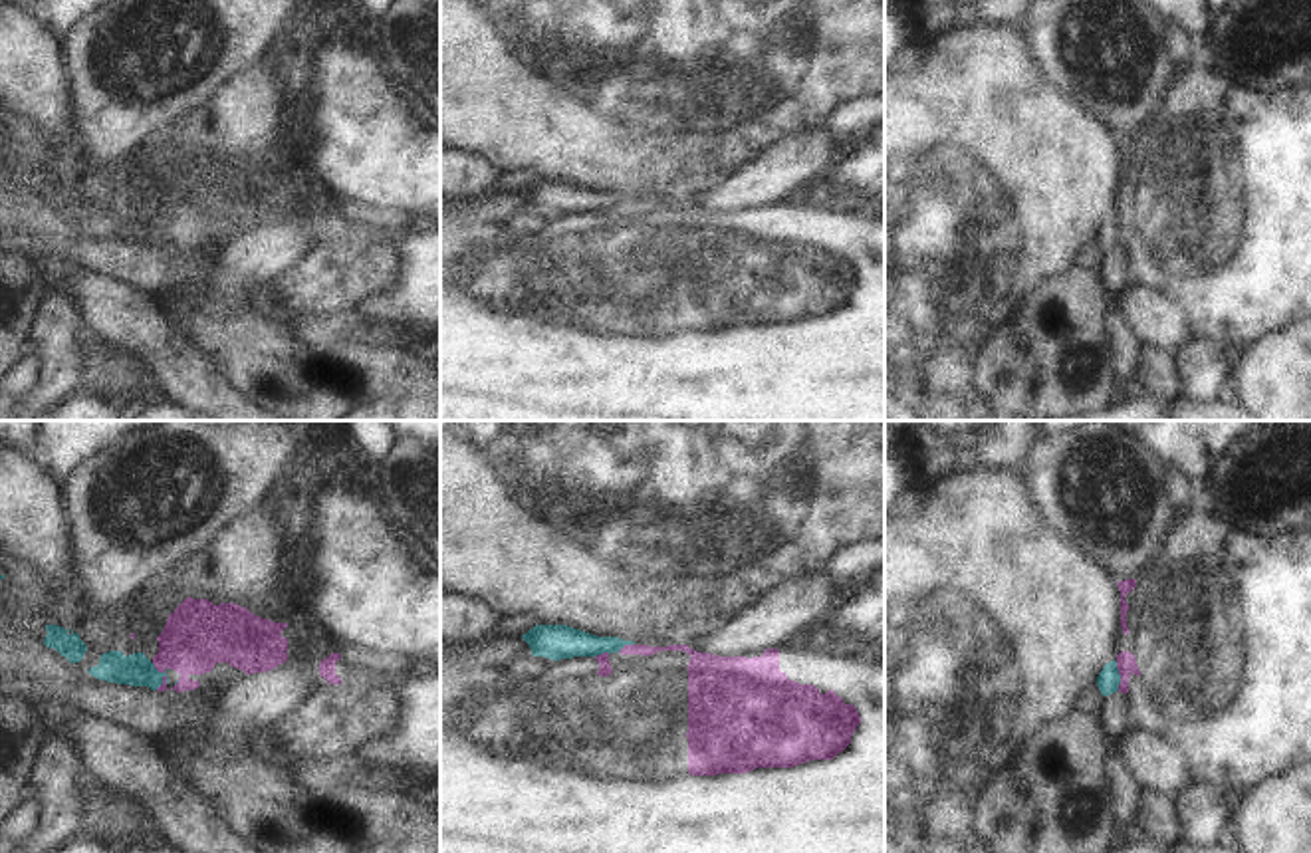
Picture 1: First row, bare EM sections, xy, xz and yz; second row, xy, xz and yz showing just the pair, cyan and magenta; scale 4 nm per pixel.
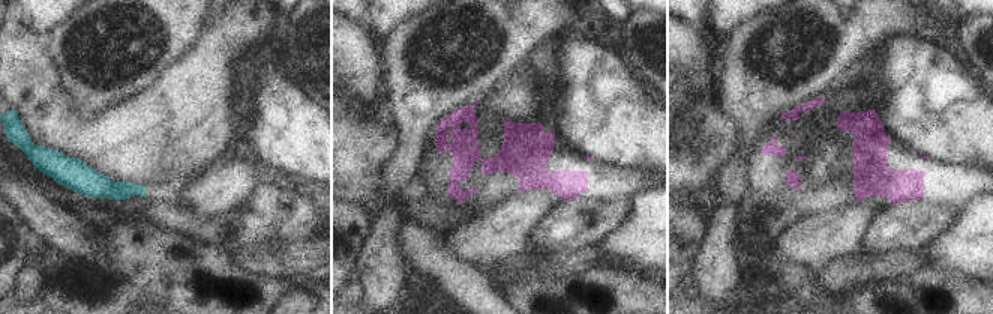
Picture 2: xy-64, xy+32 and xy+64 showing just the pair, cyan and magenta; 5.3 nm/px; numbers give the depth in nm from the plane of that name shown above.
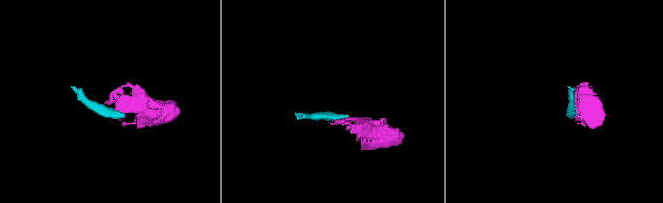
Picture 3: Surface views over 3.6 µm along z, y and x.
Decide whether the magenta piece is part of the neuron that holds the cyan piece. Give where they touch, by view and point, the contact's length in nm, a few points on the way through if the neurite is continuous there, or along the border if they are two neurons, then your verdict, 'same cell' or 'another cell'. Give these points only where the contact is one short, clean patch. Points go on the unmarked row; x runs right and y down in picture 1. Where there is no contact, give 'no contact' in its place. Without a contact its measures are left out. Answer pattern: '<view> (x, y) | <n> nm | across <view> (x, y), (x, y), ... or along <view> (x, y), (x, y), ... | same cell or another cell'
yz (1119, 231) | 120 nm | along yz (1115, 217), (1119, 244) | another cell

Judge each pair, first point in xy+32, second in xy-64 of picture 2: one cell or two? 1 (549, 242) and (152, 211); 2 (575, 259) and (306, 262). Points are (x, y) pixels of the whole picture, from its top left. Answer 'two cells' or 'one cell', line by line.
1: two cells
2: one cell

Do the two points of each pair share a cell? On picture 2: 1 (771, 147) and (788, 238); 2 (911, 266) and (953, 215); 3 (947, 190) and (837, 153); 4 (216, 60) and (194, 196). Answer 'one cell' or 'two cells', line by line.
1: two cells
2: two cells
3: one cell
4: two cells

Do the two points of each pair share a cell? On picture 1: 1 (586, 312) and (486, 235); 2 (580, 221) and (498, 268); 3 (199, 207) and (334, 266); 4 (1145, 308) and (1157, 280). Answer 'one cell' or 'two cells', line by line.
1: one cell
2: one cell
3: two cells
4: two cells

